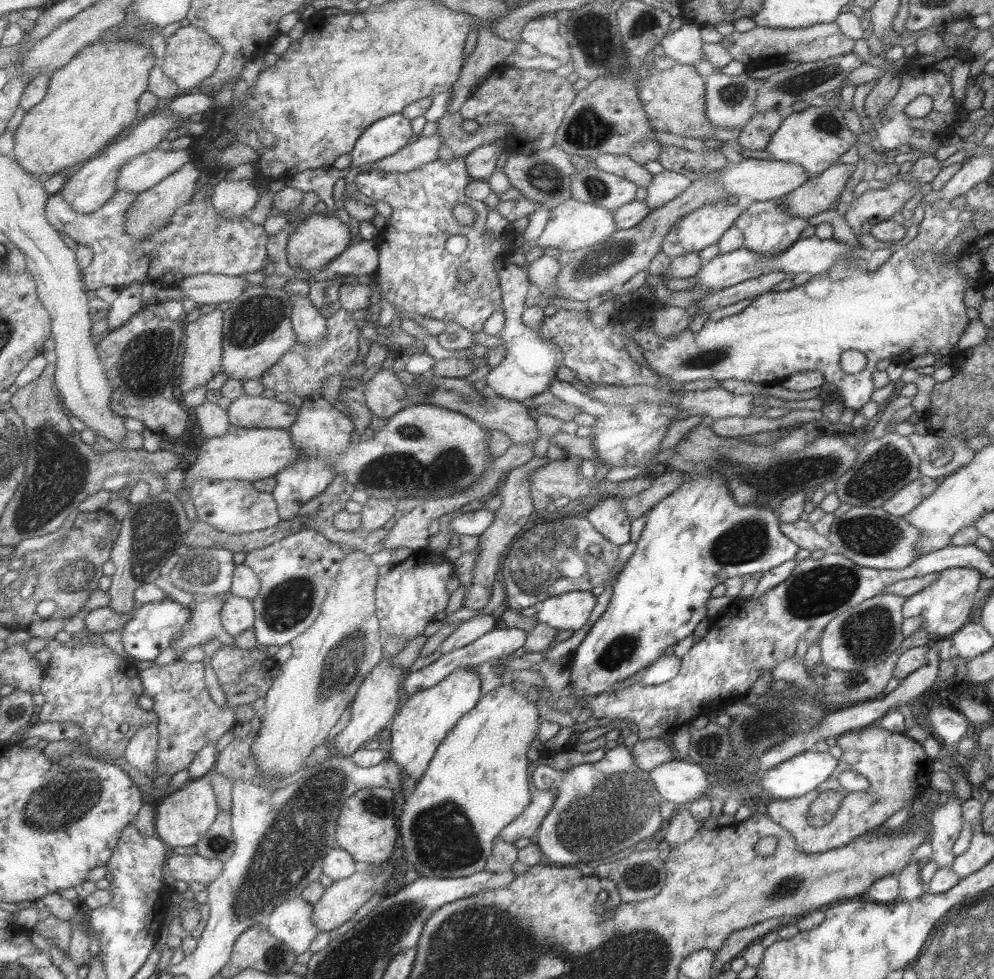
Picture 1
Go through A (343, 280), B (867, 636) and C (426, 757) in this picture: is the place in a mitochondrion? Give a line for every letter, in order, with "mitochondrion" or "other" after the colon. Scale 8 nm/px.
A: other
B: mitochondrion
C: other

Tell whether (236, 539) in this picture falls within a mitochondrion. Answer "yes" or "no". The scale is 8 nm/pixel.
no

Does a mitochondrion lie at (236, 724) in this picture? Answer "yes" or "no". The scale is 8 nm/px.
no

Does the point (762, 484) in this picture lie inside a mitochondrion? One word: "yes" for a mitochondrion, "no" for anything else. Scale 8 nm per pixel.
yes

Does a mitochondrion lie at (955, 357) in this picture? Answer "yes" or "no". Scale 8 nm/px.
no

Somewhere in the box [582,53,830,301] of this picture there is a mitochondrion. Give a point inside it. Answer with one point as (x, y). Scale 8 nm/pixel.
(809, 79)

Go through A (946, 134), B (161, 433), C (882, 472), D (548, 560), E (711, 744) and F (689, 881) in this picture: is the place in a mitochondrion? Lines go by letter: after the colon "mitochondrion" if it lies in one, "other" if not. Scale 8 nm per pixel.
A: other
B: other
C: mitochondrion
D: mitochondrion
E: mitochondrion
F: other

